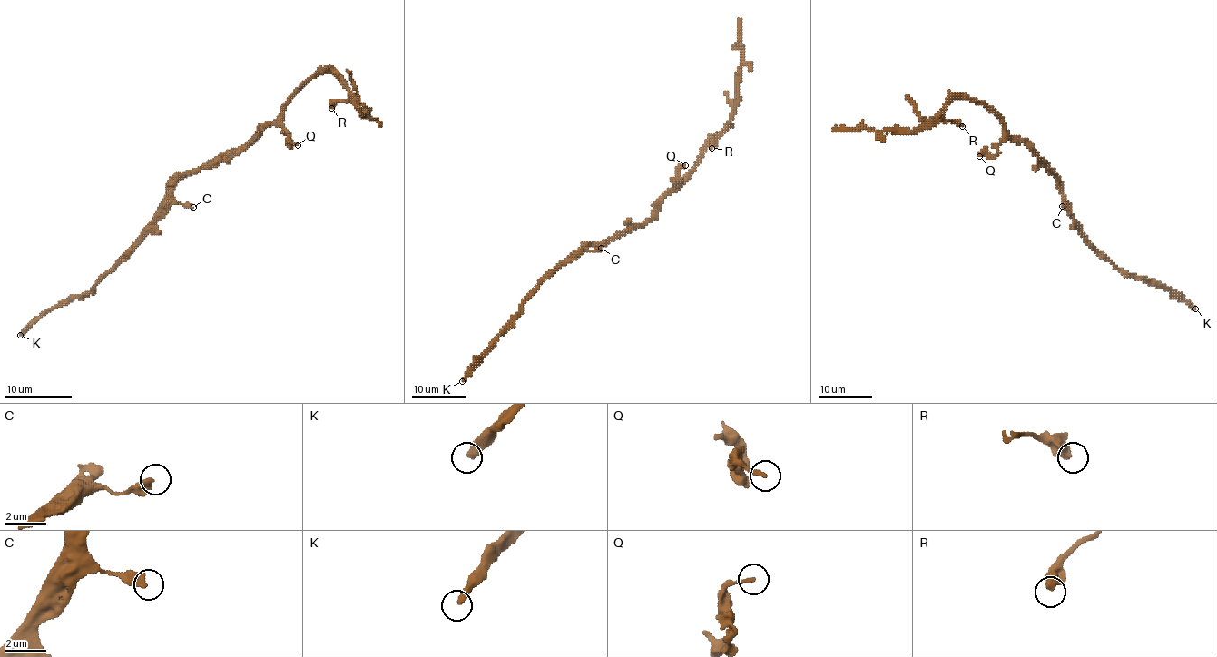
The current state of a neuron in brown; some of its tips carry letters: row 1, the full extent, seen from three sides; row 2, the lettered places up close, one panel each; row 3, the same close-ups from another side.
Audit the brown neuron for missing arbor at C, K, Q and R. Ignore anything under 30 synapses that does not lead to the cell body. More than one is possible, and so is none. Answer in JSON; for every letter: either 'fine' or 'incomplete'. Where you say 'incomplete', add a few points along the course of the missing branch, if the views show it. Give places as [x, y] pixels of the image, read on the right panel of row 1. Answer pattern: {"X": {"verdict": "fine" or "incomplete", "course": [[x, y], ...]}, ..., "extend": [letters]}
{"C": {"verdict": "fine"}, "K": {"verdict": "fine"}, "Q": {"verdict": "fine"}, "R": {"verdict": "fine"}, "extend": []}

